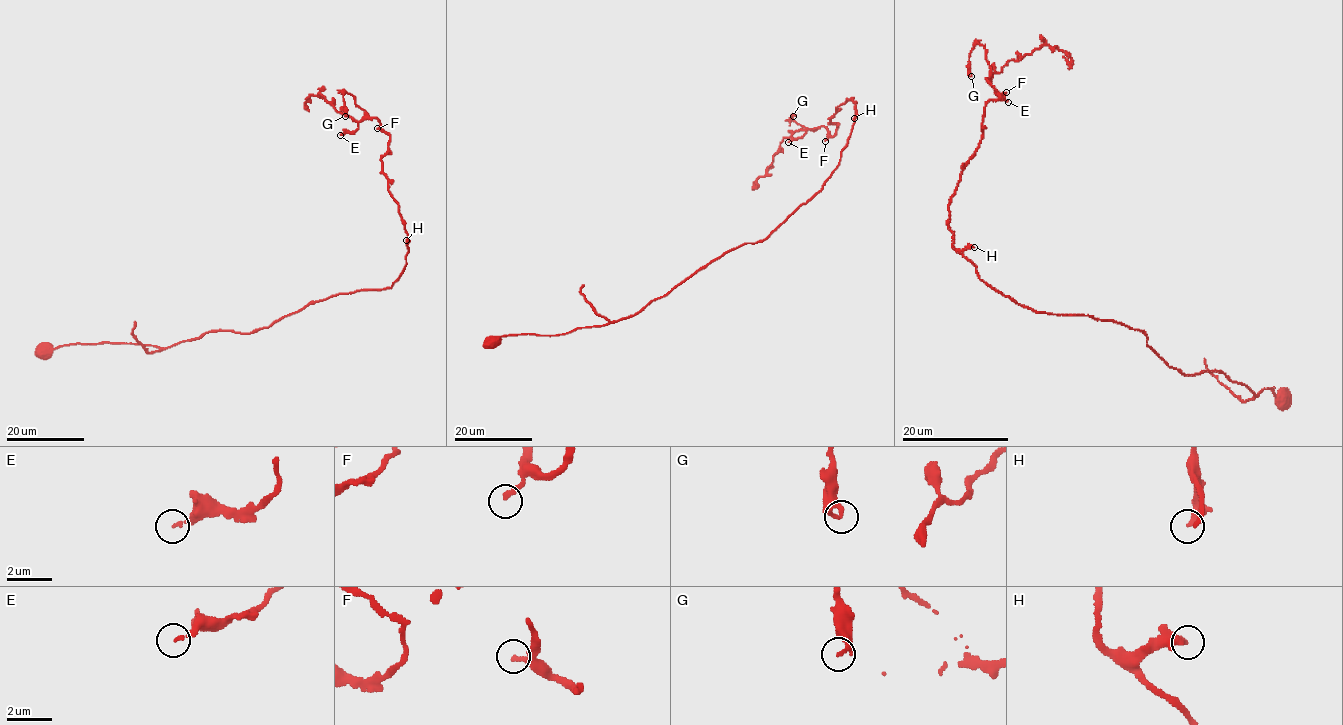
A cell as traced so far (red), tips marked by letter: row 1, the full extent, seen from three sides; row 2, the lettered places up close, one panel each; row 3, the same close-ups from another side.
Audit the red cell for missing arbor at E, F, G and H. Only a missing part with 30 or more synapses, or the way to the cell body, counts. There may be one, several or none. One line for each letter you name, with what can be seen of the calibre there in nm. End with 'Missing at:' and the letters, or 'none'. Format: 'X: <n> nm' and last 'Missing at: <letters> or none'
Missing at: none

